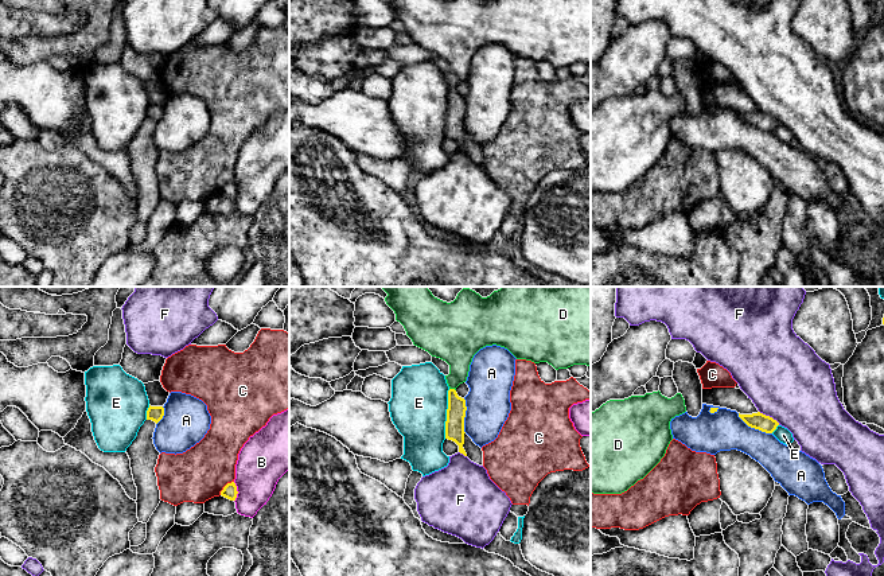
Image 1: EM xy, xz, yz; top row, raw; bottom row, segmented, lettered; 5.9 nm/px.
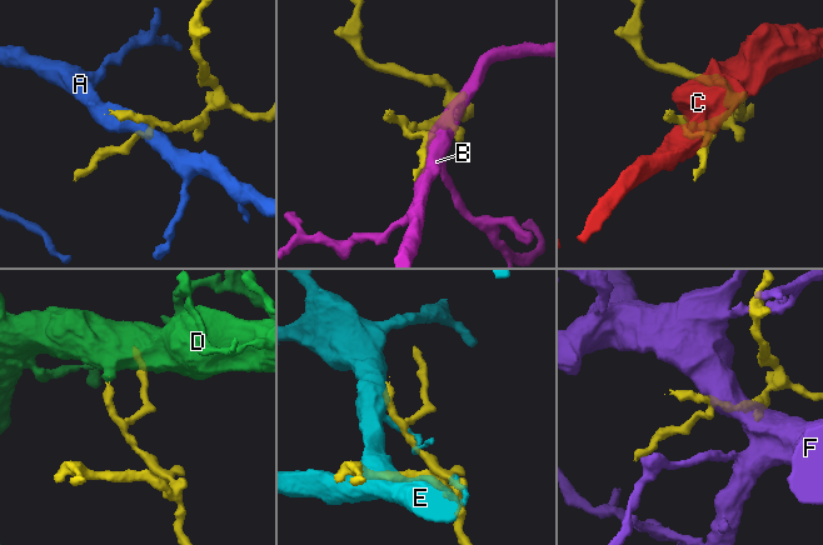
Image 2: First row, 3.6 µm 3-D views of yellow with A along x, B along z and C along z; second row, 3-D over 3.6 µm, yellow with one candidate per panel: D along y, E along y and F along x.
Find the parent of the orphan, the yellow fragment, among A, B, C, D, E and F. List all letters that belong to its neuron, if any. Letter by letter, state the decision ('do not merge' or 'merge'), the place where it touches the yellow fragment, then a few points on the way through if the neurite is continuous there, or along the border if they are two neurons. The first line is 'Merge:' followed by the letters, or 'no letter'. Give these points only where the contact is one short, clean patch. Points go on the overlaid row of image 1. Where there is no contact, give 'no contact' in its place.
Merge: D
A: do not merge; contact yz (754, 427)
B: do not merge; contact xy (237, 491)
C: do not merge; contact xy (225, 486)
D: merge; contact xz (452, 389); way xz (456, 409), (452, 389), (456, 376), (456, 347)
E: do not merge; contact xz (447, 413)
F: do not merge; contact yz (768, 416)

